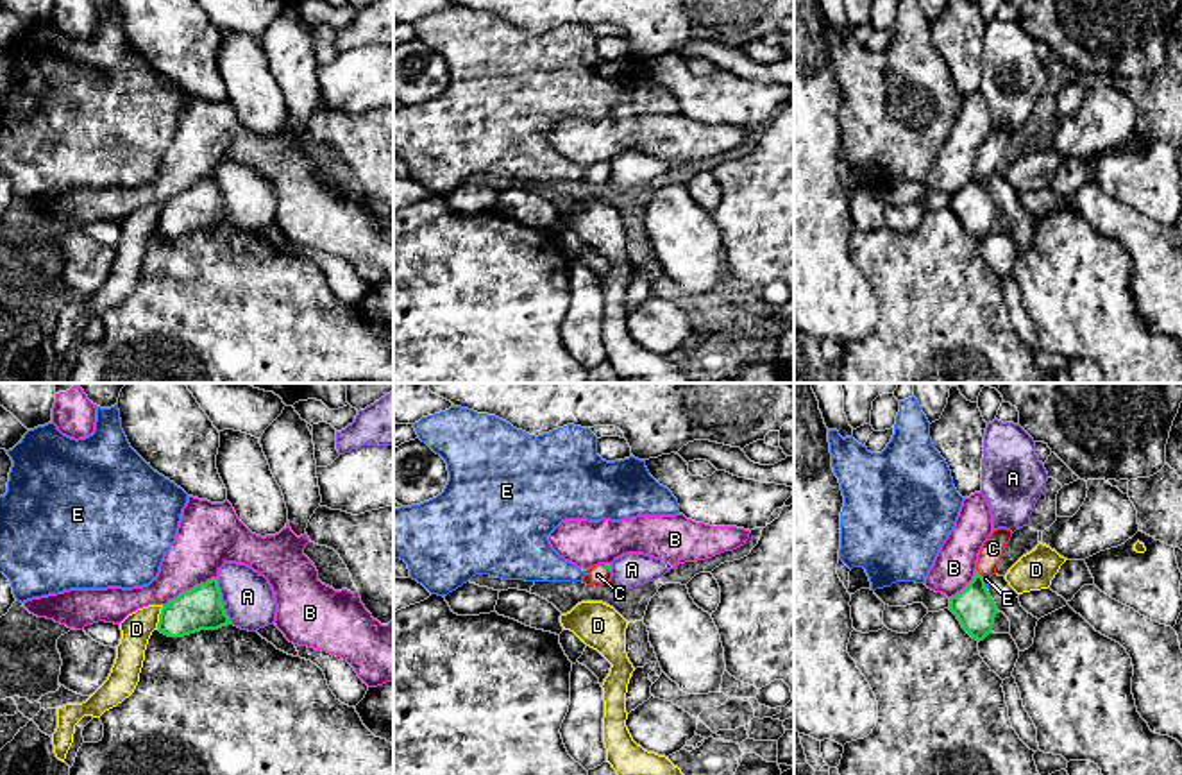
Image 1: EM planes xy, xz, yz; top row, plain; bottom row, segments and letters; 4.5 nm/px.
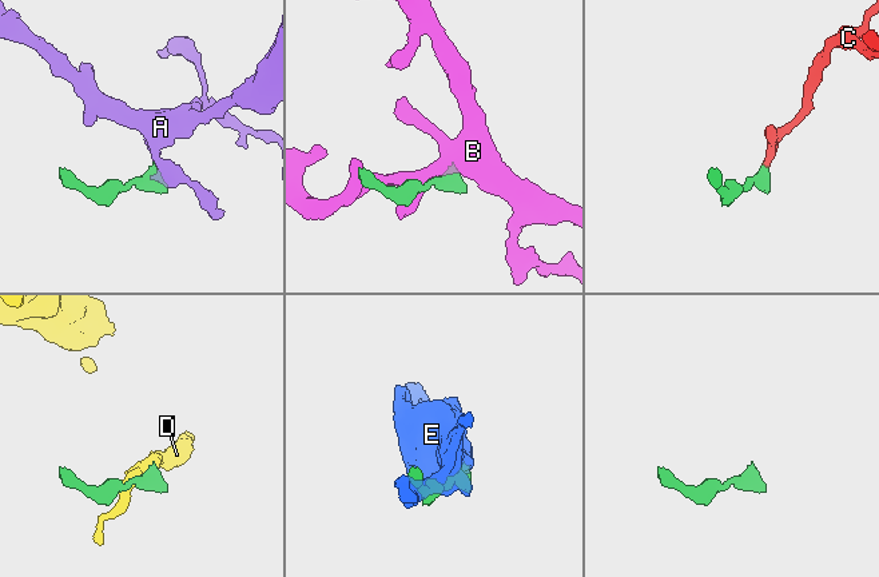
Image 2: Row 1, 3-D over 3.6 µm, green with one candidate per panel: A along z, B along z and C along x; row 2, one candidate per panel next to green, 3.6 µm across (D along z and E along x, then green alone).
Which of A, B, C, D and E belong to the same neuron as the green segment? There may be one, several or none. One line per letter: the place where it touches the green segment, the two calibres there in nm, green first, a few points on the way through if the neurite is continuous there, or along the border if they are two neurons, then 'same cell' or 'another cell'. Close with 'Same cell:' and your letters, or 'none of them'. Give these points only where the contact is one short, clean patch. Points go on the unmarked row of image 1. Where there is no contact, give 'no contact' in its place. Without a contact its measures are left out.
A: contact xy (222, 201); calibres 190 and 220 nm; border xy (217, 178), (224, 212), (233, 222); another cell
B: contact xy (190, 188); calibres 190 and 280 nm; another cell
C: contact yz (980, 174); calibres 180 and 100 nm; way yz (975, 208), (975, 188), (980, 174), (993, 147); same cell
D: contact xy (160, 217); calibres 190 and 140 nm; border xy (163, 204), (156, 228); another cell
E: contact yz (984, 183); calibres 180 and 20 nm; another cell
Same cell: C

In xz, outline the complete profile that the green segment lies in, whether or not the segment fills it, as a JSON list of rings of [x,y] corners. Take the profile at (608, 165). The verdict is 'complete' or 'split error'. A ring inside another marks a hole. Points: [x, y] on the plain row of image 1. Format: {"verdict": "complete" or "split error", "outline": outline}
{"verdict": "split error", "outline": [[[597,163],[585,170],[585,175],[581,181],[587,184],[601,186],[610,183],[610,177],[612,177],[612,163]]]}

